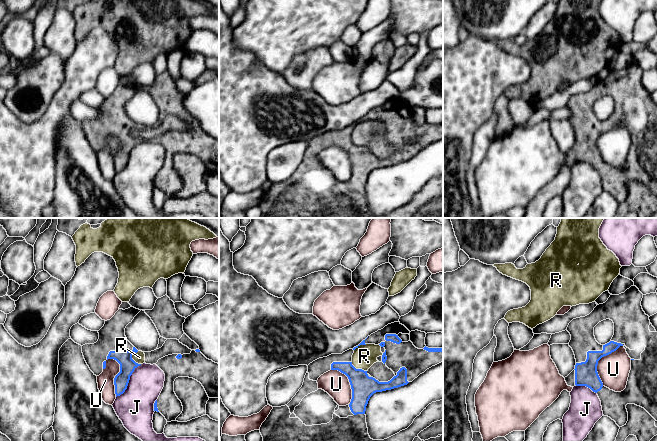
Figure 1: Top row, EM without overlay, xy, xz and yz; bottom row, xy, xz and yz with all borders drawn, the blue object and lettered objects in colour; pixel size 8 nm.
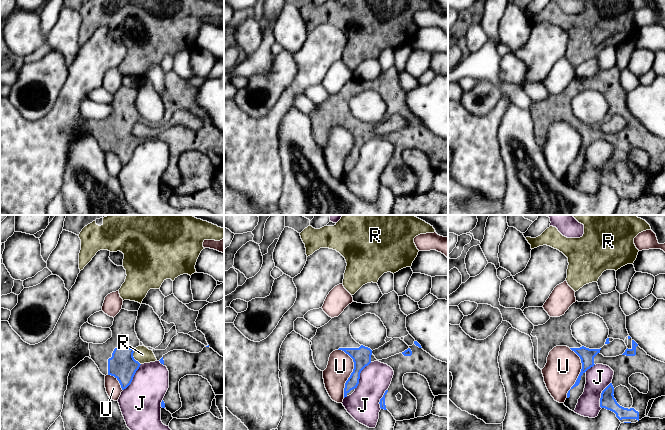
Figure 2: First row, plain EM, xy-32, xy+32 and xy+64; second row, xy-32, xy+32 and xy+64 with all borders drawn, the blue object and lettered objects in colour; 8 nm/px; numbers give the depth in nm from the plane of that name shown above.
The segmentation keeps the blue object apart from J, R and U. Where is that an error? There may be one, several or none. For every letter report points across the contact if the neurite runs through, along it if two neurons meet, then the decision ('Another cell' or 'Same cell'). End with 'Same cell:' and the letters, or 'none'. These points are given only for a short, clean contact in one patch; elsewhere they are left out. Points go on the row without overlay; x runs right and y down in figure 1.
J: Another cell
R: Boundary: xy (137, 127), (132, 131), (132, 134), (140, 140). Another cell
U: Another cell
Same cell: none

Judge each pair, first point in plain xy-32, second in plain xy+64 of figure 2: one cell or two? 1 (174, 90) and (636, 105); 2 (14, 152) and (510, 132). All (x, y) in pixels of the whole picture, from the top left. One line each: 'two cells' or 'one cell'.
1: two cells
2: two cells

